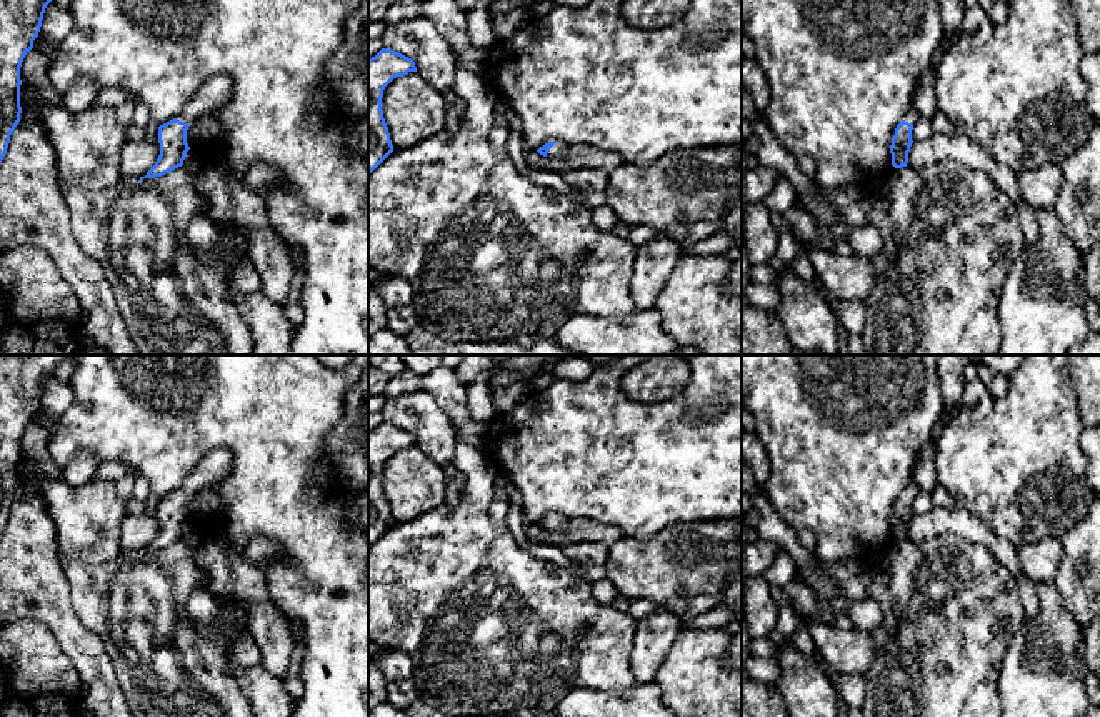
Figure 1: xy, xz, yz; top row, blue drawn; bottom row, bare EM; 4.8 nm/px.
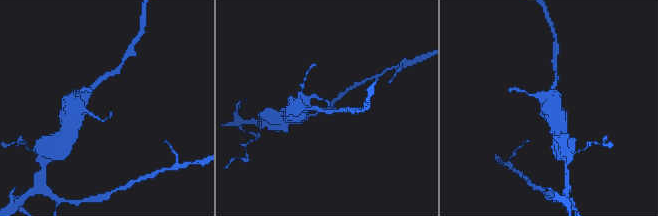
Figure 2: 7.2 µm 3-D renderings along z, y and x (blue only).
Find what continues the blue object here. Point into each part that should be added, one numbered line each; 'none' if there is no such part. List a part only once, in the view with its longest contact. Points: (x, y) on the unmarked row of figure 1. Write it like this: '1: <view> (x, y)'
1: xz (559, 522)

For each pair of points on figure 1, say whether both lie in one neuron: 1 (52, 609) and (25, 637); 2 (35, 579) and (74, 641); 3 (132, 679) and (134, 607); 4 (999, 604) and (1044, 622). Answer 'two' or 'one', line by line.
1: two
2: one
3: one
4: two

